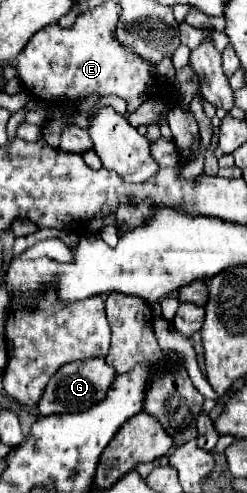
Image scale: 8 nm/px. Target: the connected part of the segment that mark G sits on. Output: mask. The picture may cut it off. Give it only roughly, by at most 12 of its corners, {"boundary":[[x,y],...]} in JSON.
{"boundary":[[103,358],[71,362],[49,380],[41,416],[103,402],[115,370]]}

